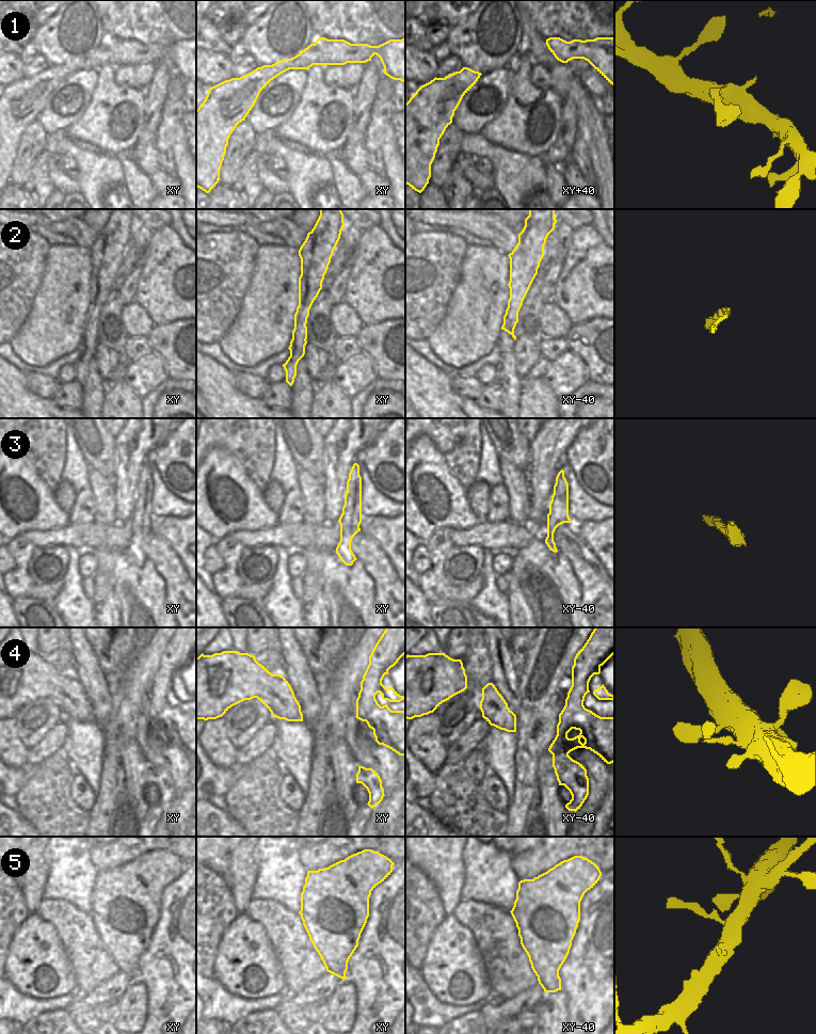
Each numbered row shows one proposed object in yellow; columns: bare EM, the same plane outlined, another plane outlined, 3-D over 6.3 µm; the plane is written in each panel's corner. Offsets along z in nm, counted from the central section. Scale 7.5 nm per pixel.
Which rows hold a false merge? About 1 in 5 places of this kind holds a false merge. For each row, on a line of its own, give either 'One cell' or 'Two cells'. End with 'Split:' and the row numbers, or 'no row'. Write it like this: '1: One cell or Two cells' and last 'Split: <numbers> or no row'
1: One cell
2: One cell
3: One cell
4: One cell
5: Two cells
Split: 5.

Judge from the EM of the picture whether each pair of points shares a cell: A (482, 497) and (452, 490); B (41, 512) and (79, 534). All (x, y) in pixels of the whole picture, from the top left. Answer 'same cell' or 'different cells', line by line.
A: different cells
B: different cells

